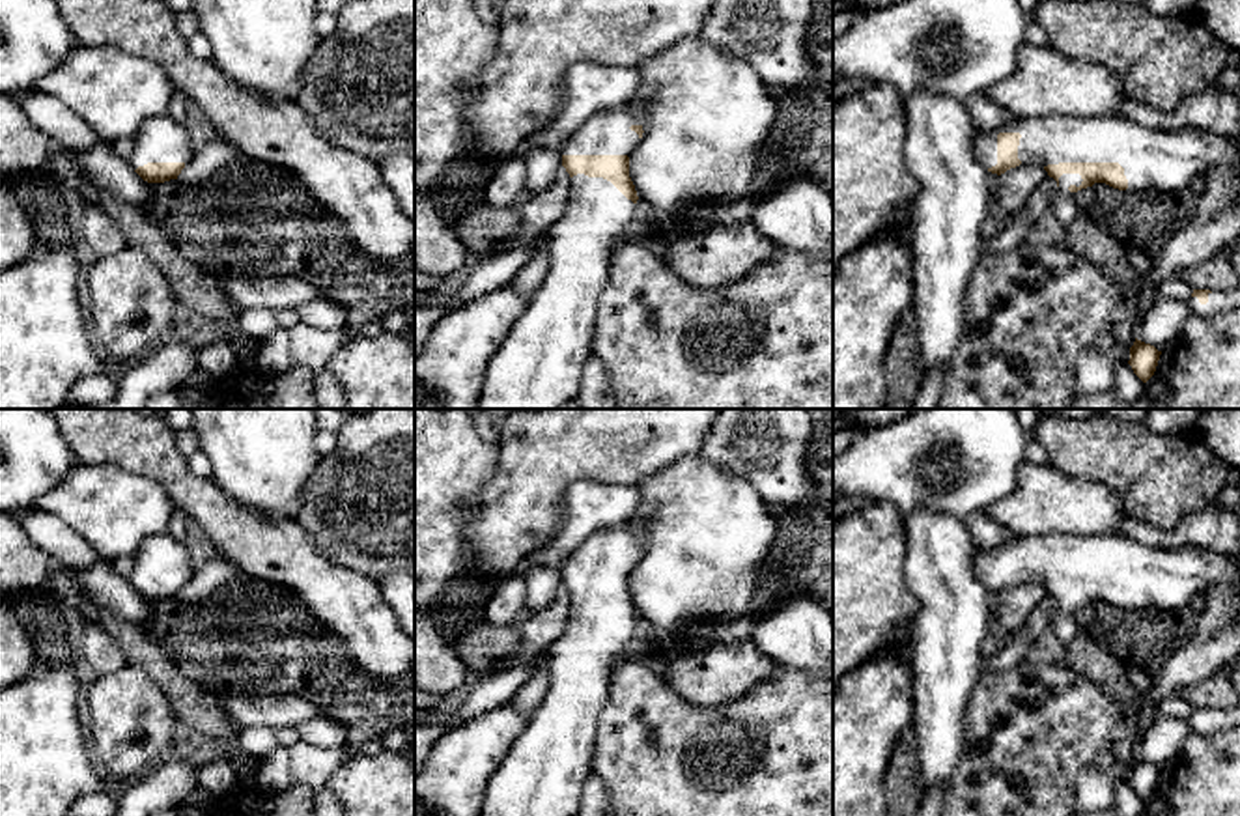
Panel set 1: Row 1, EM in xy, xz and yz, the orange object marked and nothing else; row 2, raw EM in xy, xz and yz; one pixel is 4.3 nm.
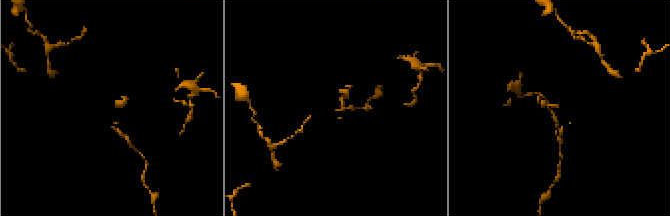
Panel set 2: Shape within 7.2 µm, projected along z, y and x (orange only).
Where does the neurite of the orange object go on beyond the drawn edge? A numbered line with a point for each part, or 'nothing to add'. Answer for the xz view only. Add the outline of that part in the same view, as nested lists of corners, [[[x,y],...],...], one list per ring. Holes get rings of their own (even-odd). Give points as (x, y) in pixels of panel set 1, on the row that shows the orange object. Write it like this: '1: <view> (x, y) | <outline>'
1: xz (609, 133) | [[[627,101],[588,120],[558,149],[560,155],[631,155],[641,138],[631,125],[642,125],[644,110]]]

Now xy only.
1: xy (159, 139) | [[[168,114],[144,120],[133,142],[134,146],[127,162],[134,170],[148,162],[187,164],[194,155],[187,127]]]

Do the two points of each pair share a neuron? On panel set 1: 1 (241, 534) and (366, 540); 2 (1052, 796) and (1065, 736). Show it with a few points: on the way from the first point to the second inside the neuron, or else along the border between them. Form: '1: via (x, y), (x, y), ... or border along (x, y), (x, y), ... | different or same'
1: border along (294, 520), (324, 553), (344, 566) | different
2: via (1052, 781), (1052, 751) | same

